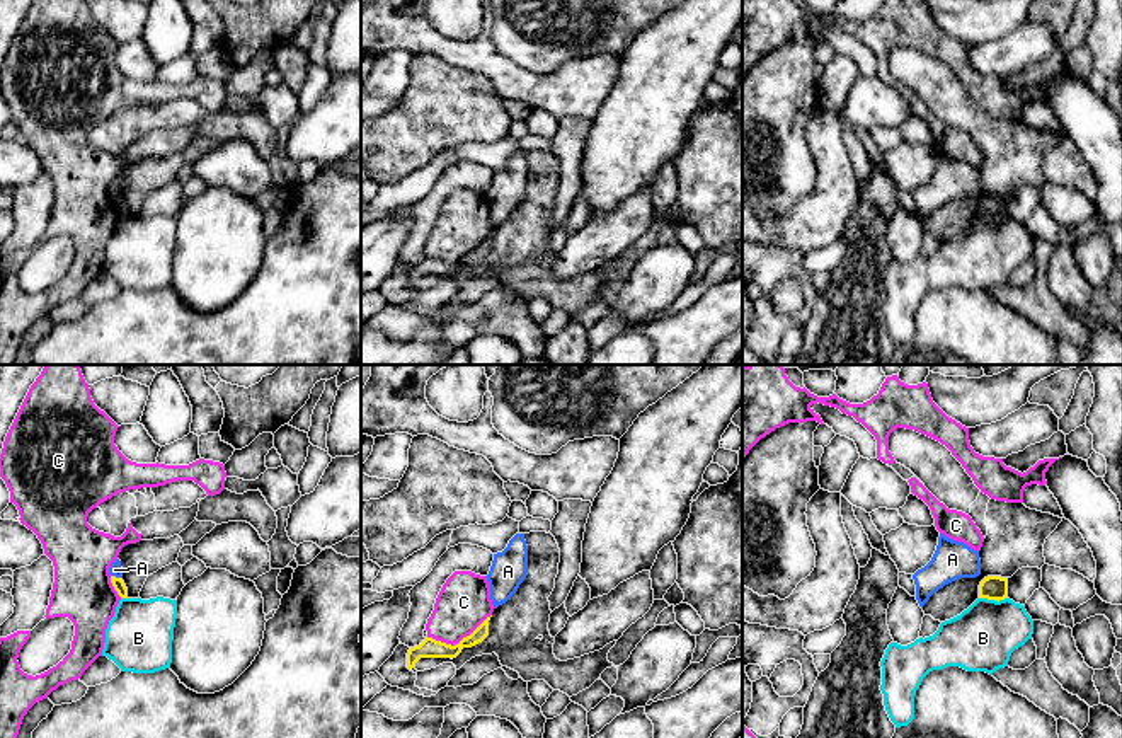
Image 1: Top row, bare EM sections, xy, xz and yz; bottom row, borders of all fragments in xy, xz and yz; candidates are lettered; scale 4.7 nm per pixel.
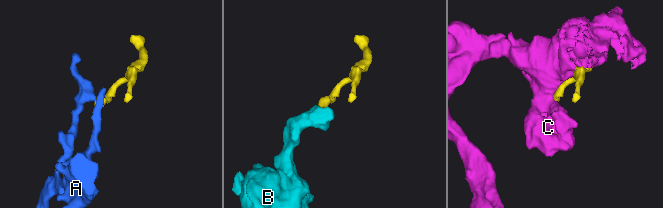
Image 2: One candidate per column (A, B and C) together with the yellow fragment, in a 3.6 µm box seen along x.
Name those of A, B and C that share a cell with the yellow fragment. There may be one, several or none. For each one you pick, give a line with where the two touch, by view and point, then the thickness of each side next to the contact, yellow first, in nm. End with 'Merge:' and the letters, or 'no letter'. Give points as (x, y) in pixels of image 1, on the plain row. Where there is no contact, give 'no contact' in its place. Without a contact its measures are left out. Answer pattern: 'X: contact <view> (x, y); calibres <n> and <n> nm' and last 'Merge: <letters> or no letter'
Merge: no letter

